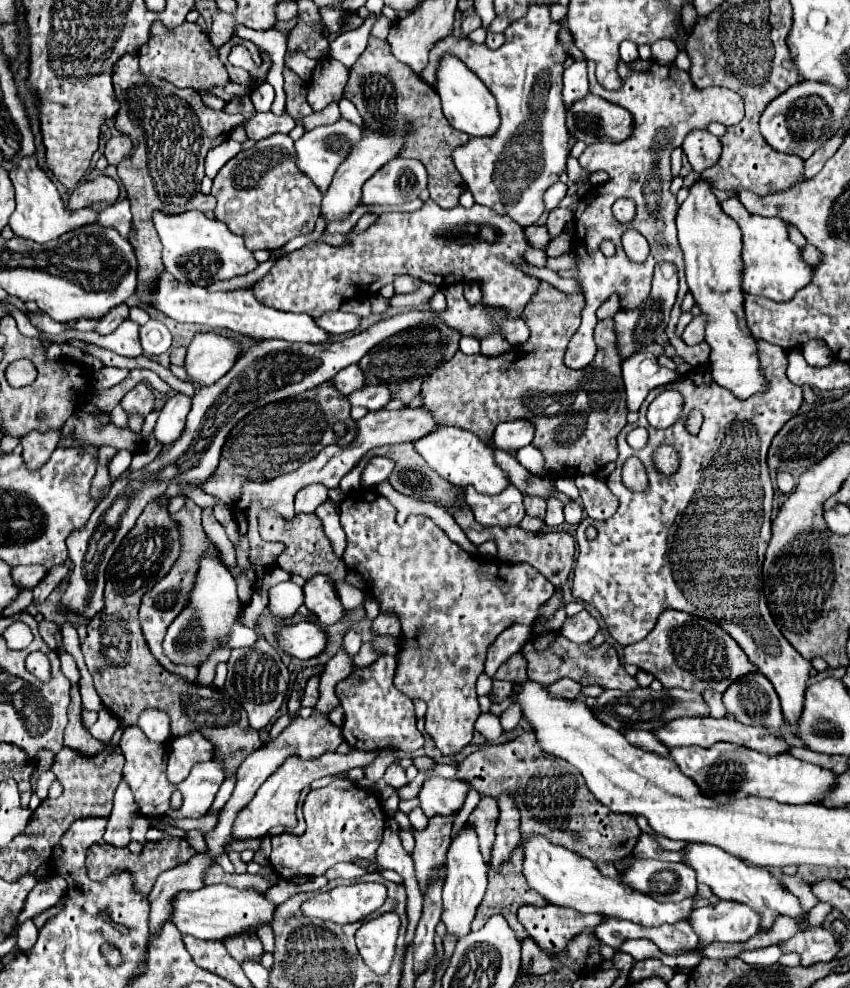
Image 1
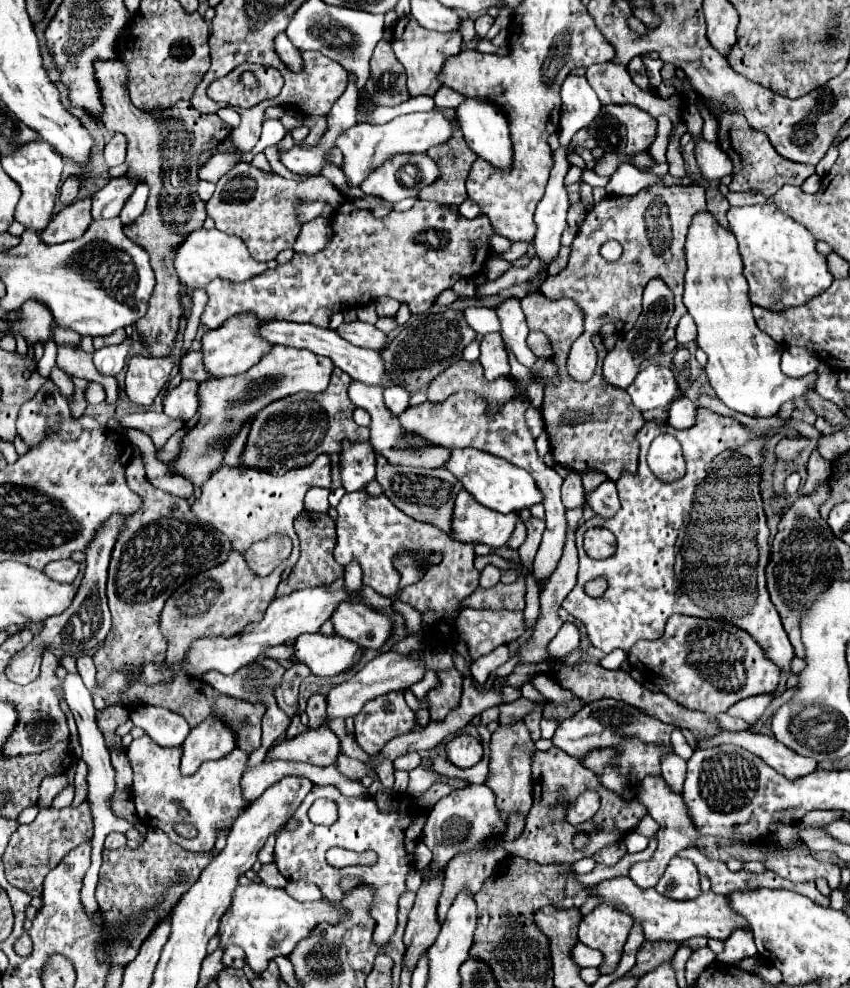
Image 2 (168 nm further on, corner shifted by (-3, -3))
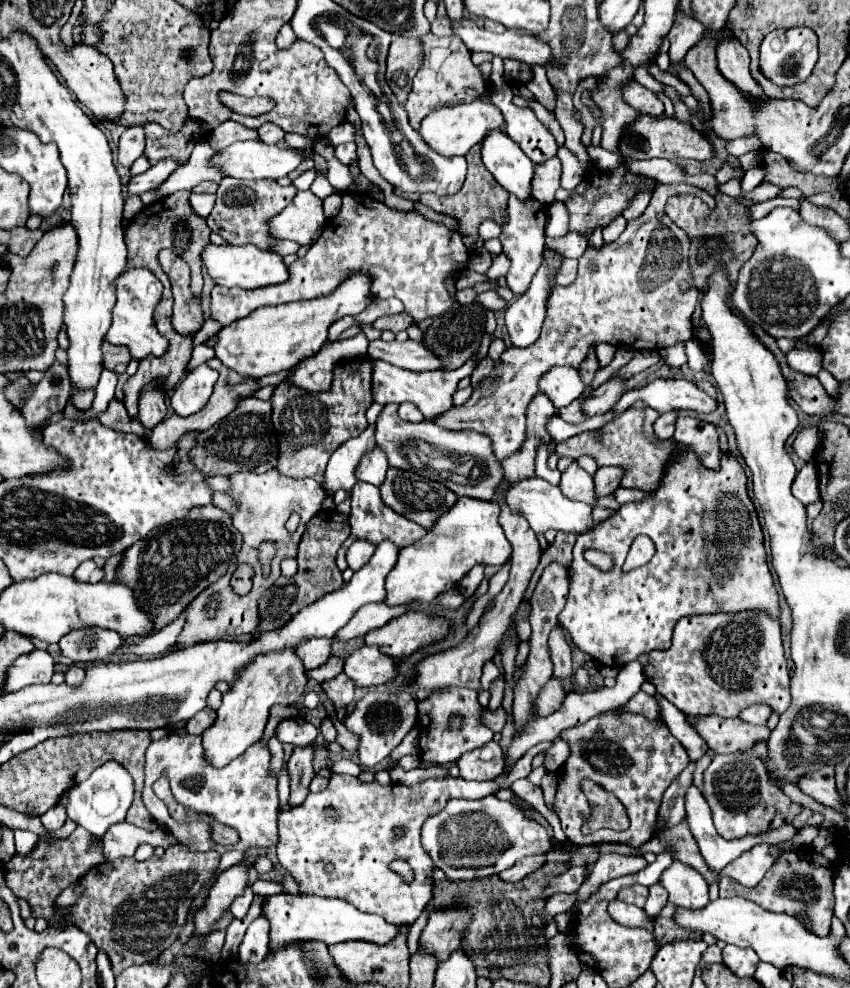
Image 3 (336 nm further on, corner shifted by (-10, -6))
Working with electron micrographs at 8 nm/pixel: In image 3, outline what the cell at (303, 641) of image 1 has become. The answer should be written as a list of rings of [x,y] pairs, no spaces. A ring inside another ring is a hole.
[[[362,646],[344,660],[344,674],[354,686],[374,686],[394,676],[394,660],[376,646]]]

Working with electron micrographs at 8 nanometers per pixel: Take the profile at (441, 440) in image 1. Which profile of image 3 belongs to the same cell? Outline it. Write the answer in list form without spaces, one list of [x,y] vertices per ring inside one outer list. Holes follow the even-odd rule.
[[[534,476],[534,478],[524,478],[520,482],[512,482],[508,484],[508,480],[504,478],[502,484],[498,484],[496,488],[496,494],[504,494],[504,502],[506,506],[514,512],[514,514],[522,514],[528,524],[532,526],[534,532],[546,532],[548,528],[554,528],[554,530],[562,530],[562,532],[586,532],[588,528],[594,526],[592,522],[592,506],[590,504],[584,504],[584,502],[572,502],[568,498],[562,496],[560,488]]]

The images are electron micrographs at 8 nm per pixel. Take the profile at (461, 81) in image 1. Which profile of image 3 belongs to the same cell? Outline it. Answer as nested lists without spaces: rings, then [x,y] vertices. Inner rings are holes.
[[[488,132],[488,136],[484,136],[482,162],[508,192],[516,194],[520,200],[528,198],[530,182],[534,178],[534,162],[506,132]]]

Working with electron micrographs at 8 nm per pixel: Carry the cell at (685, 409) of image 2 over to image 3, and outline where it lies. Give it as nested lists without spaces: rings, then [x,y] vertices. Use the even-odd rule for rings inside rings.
[[[680,416],[676,420],[674,440],[690,446],[702,458],[704,466],[718,468],[718,458],[720,458],[722,450],[718,444],[718,432],[712,424],[702,422],[700,418]]]

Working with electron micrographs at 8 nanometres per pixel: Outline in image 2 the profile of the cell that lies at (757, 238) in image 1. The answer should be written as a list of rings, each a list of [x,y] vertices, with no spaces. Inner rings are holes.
[[[773,201],[755,207],[731,207],[729,223],[739,243],[751,305],[779,313],[789,307],[805,305],[831,287],[833,275],[825,255],[815,249],[817,239],[801,223],[781,213]]]

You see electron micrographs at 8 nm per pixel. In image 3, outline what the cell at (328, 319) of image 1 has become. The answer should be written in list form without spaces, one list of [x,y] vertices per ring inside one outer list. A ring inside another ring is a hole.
[[[380,338],[372,340],[368,344],[368,356],[414,372],[442,368],[440,360],[436,360],[436,356],[432,356],[422,342],[414,342],[414,340],[406,340],[406,342],[398,342],[398,340],[384,342]]]

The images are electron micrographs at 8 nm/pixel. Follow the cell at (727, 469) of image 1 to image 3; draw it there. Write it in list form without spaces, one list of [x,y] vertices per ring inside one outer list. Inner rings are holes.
[[[678,444],[676,454],[664,466],[664,480],[660,480],[660,488],[652,490],[644,500],[620,506],[620,510],[614,512],[608,520],[598,522],[596,528],[576,538],[570,596],[566,608],[558,616],[558,622],[564,630],[570,632],[572,642],[580,650],[588,652],[604,666],[620,668],[636,660],[642,652],[668,648],[674,624],[684,616],[718,612],[728,614],[744,610],[768,612],[768,616],[780,620],[778,594],[766,562],[764,534],[758,522],[758,512],[746,490],[746,472],[738,458],[730,452],[722,452],[718,470],[710,470],[704,468],[700,460],[696,460],[696,452]],[[638,534],[646,534],[654,540],[656,554],[648,564],[624,574],[622,564],[634,536]],[[588,548],[612,556],[614,566],[608,572],[602,572],[600,568],[588,564],[588,560],[582,556]]]

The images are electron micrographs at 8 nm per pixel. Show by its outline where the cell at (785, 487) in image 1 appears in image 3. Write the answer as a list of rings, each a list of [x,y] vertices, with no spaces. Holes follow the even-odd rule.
[[[806,462],[802,470],[798,472],[794,484],[792,484],[792,494],[802,502],[802,504],[812,504],[820,498],[818,490],[818,476],[816,476],[816,462]]]

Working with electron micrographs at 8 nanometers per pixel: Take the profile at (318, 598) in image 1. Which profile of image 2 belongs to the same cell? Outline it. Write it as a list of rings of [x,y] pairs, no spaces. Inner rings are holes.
[[[363,601],[341,605],[341,609],[333,613],[331,623],[337,635],[355,641],[363,649],[379,649],[393,631],[393,621]]]

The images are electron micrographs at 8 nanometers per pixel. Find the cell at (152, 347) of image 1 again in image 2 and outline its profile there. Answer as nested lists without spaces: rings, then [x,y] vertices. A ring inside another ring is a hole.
[[[127,339],[121,345],[111,345],[95,351],[93,363],[101,375],[115,377],[125,366],[125,357],[131,347],[131,339]]]

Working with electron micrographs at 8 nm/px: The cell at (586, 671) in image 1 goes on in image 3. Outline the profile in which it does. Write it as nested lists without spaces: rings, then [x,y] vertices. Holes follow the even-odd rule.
[[[686,716],[686,722],[696,728],[708,748],[712,748],[716,754],[750,750],[756,740],[766,740],[770,736],[768,726],[752,726],[740,718]]]

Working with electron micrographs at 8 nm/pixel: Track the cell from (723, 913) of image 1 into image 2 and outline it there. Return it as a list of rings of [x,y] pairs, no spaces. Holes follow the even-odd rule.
[[[737,929],[725,941],[725,949],[723,949],[723,953],[717,955],[717,961],[727,963],[727,965],[737,965],[741,959],[755,957],[755,955],[757,955],[757,949],[753,943],[753,935],[749,931]]]

